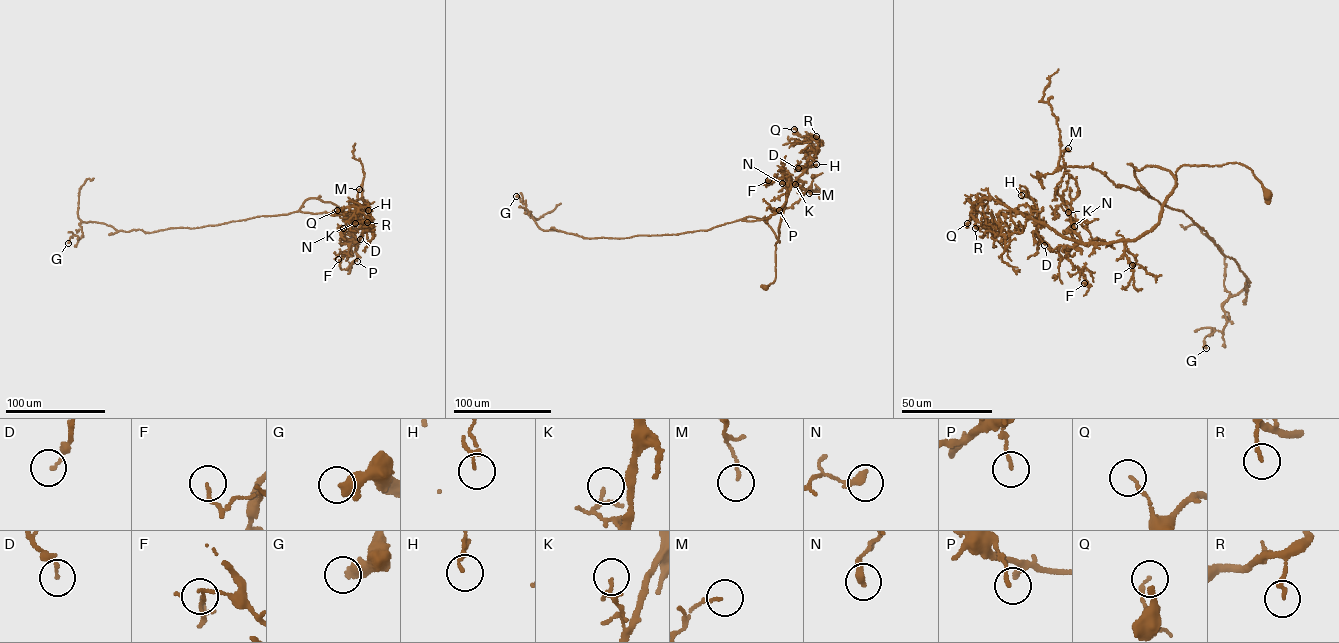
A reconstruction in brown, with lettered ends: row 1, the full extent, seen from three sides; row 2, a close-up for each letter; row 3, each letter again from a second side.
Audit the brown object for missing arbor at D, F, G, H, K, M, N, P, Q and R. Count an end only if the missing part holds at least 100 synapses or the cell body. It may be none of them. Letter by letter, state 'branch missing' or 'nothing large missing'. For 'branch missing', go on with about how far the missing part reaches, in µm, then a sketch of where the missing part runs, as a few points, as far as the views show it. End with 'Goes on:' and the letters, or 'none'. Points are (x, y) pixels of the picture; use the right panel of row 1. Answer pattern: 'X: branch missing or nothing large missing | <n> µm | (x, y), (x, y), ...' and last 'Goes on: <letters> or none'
D: nothing large missing
F: nothing large missing
G: nothing large missing
H: nothing large missing
K: nothing large missing
M: nothing large missing
N: nothing large missing
P: nothing large missing
Q: nothing large missing
R: nothing large missing
Goes on: none

